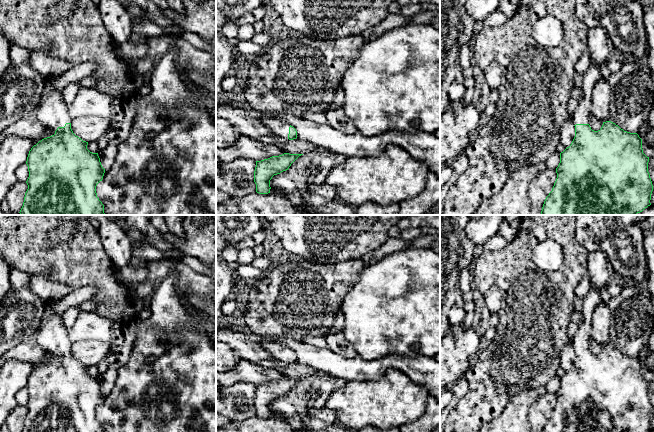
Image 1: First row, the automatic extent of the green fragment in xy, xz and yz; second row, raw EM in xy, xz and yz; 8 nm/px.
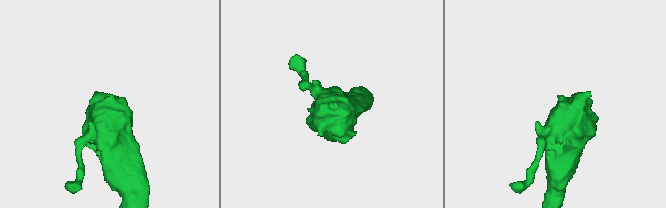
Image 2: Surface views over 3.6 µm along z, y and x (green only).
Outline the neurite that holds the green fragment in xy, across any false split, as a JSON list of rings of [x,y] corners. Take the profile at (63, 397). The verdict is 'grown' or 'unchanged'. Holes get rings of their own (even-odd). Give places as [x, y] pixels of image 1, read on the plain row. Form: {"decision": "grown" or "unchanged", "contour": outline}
{"decision": "grown", "contour": [[[52,301],[46,302],[35,340],[44,350],[53,353],[55,358],[42,363],[29,375],[26,385],[28,413],[22,432],[104,432],[97,421],[96,410],[102,405],[105,393],[98,377],[90,376],[88,366],[73,357],[72,342],[62,315],[53,310]]]}

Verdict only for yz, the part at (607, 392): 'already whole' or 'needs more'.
needs more

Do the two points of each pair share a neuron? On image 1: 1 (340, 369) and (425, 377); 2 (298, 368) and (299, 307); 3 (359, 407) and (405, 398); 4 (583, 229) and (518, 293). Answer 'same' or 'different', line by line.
1: same
2: different
3: same
4: different

